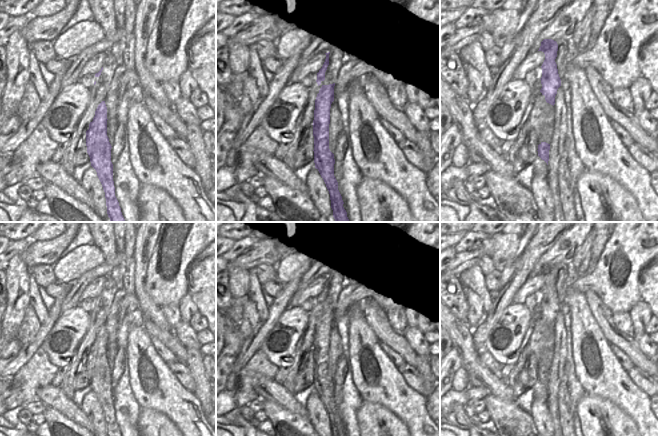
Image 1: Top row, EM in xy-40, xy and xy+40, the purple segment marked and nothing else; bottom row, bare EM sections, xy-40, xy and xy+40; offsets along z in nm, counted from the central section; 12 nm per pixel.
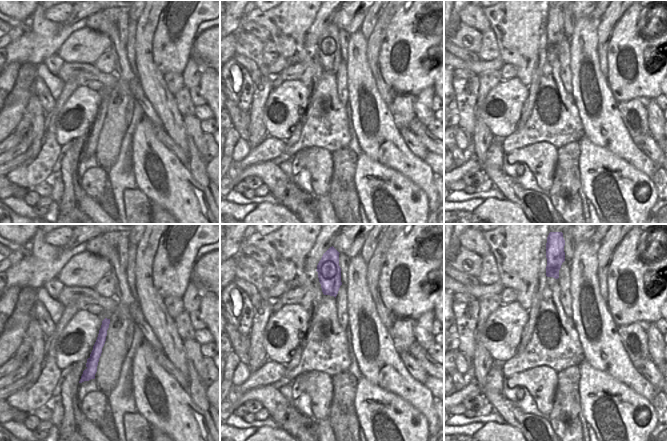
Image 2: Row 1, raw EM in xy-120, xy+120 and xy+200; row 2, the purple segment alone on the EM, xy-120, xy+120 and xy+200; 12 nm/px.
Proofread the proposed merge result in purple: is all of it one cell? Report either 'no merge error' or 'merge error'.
merge error

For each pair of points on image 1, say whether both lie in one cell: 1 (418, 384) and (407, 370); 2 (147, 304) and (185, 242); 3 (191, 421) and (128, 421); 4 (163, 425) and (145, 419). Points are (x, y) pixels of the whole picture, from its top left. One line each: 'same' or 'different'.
1: same
2: different
3: different
4: same

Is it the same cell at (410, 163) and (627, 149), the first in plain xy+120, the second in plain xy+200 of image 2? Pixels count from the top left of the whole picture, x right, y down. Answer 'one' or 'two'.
one

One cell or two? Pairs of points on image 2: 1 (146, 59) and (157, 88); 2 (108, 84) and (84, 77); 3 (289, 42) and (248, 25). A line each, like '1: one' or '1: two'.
1: one
2: one
3: two

